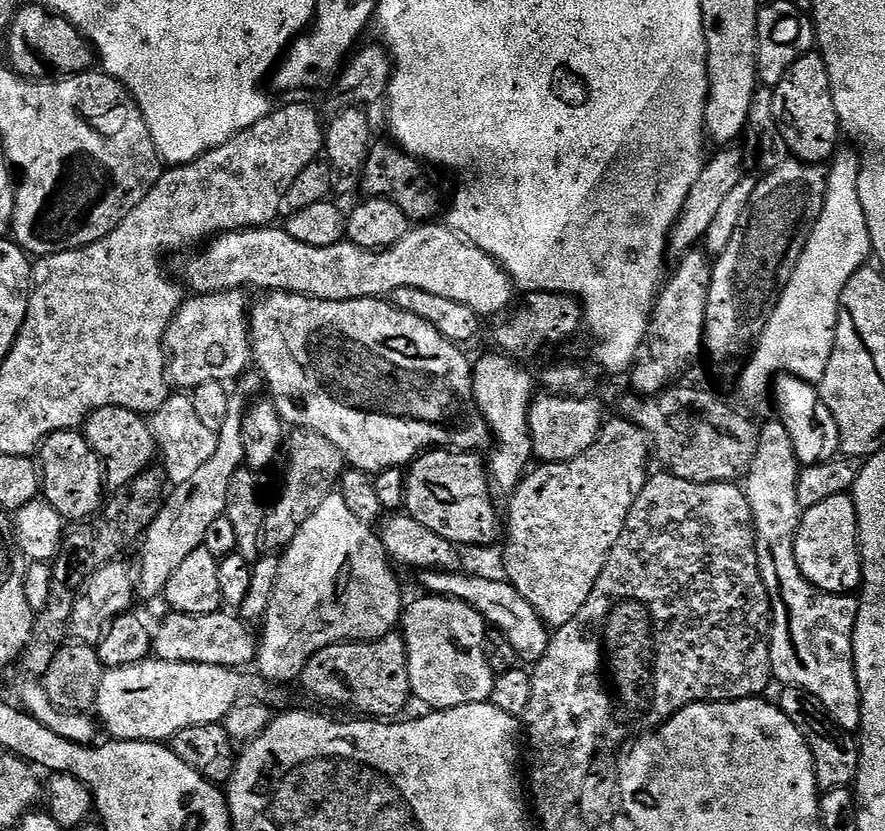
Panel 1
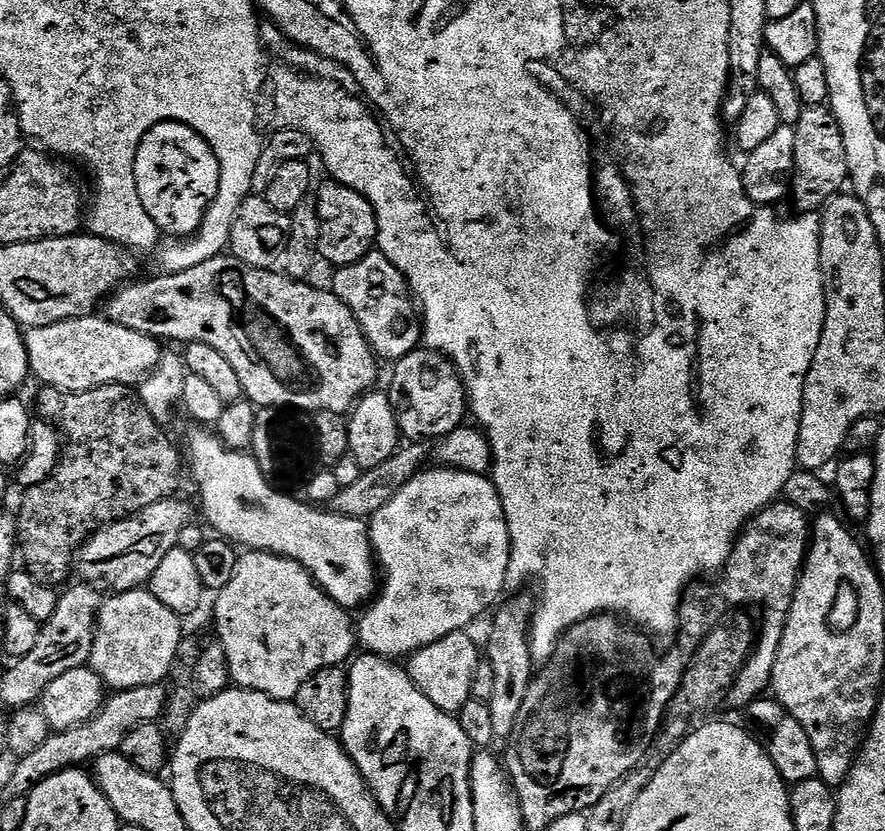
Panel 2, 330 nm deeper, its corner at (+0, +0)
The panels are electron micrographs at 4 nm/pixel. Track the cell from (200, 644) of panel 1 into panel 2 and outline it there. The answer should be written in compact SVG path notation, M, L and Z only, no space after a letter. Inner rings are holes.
M135 590L109 595L100 605L100 613L96 615L96 633L93 634L93 650L89 656L88 664L105 685L112 690L121 690L132 687L150 686L167 681L168 671L178 651L182 631L181 617L171 612L158 598L154 598L151 591Z

